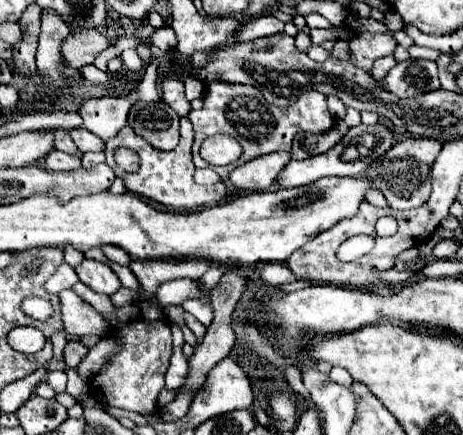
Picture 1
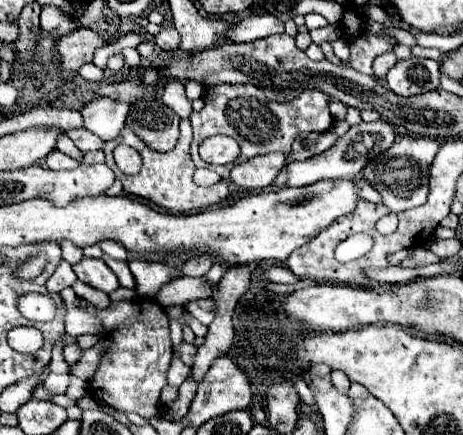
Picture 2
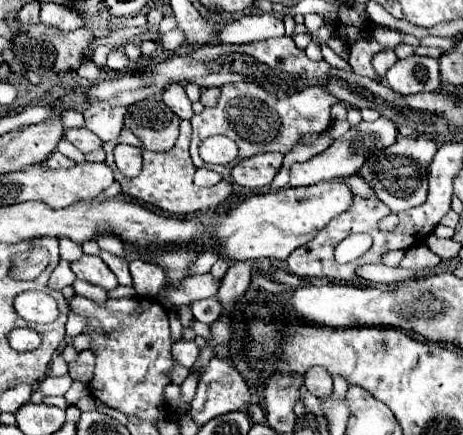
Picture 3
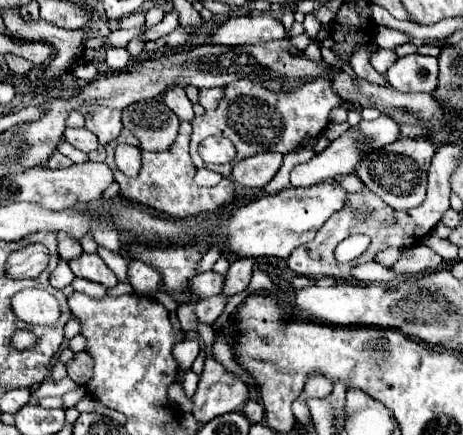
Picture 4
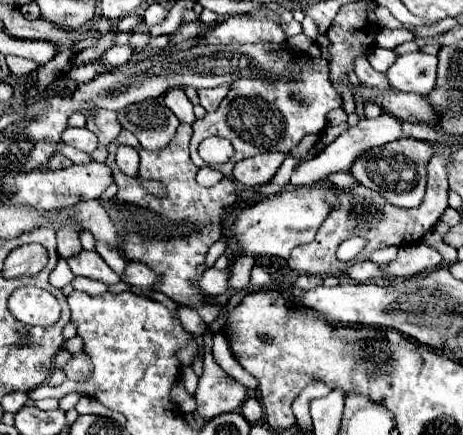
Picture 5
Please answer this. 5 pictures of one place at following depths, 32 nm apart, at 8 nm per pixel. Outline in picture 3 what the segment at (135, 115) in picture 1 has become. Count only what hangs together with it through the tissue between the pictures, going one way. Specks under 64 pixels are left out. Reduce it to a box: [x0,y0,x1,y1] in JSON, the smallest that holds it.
[124,98,178,152]

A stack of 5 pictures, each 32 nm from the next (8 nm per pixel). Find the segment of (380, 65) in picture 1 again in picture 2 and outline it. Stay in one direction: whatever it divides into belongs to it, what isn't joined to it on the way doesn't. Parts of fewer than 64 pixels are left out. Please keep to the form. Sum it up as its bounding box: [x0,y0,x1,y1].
[374,52,396,80]

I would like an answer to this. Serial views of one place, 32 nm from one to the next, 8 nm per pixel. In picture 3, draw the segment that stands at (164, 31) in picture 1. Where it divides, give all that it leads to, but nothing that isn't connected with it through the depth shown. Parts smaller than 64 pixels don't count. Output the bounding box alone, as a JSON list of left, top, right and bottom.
[160,28,184,50]

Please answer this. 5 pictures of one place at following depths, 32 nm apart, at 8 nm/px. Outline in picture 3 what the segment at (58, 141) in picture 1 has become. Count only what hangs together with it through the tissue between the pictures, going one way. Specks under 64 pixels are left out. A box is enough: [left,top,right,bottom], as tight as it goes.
[58,140,84,162]

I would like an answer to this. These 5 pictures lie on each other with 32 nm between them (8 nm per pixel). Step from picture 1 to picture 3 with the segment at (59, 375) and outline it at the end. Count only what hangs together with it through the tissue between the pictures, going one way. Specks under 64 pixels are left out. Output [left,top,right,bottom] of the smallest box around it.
[38,374,72,396]

